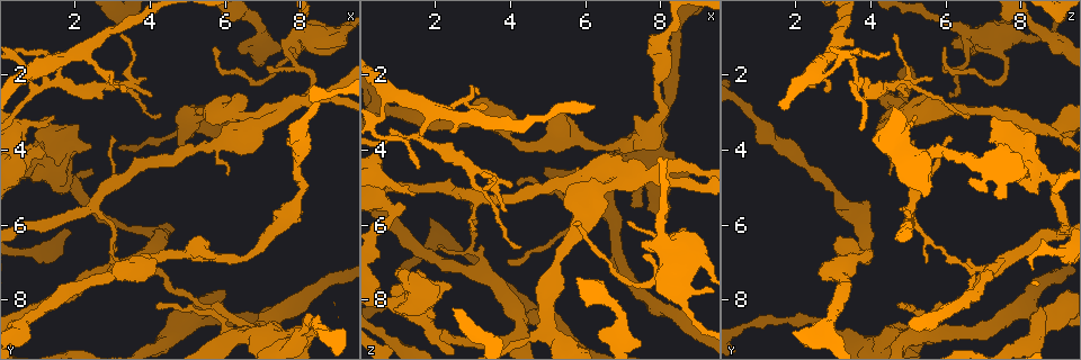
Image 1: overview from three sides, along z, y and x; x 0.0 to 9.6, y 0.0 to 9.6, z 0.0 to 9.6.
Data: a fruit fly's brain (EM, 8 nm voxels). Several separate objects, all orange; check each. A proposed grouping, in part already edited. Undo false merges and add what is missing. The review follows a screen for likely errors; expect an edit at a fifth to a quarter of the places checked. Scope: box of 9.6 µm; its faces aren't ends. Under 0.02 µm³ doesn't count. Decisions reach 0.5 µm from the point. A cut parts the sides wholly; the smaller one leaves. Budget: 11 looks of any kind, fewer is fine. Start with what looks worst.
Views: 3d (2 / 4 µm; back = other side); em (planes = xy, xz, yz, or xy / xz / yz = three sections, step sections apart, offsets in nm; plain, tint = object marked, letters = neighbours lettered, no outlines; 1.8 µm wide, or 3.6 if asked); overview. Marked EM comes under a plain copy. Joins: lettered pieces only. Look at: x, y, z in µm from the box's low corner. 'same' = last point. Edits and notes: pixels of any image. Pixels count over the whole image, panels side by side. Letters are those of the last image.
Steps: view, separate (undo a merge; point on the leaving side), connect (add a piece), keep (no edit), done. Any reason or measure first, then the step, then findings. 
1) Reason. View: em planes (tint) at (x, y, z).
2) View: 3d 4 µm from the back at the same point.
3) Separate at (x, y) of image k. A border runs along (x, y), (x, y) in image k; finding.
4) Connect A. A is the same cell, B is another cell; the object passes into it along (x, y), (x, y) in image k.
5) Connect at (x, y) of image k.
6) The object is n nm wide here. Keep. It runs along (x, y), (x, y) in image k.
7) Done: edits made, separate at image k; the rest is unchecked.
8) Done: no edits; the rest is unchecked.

View: 3d 4 µm at (5.75, 8.40, 5.35).

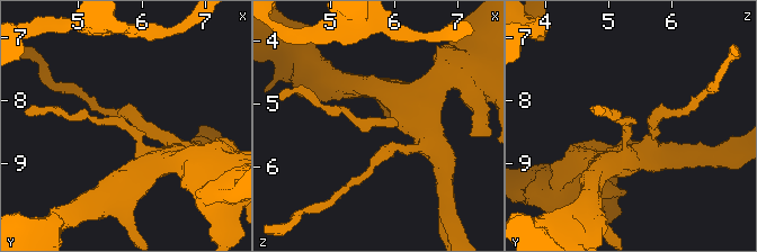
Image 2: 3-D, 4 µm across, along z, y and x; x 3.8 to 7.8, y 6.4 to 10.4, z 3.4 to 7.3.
Need the tissue. View: em xy step 4 (tint) at (5.75, 8.40, 5.30).

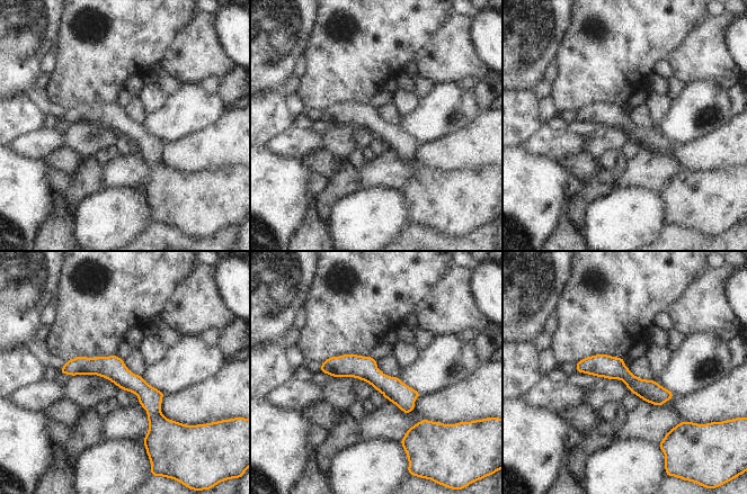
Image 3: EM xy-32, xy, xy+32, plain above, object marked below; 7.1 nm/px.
What lies round it. View: em xy step 4 (letters) at the same point.

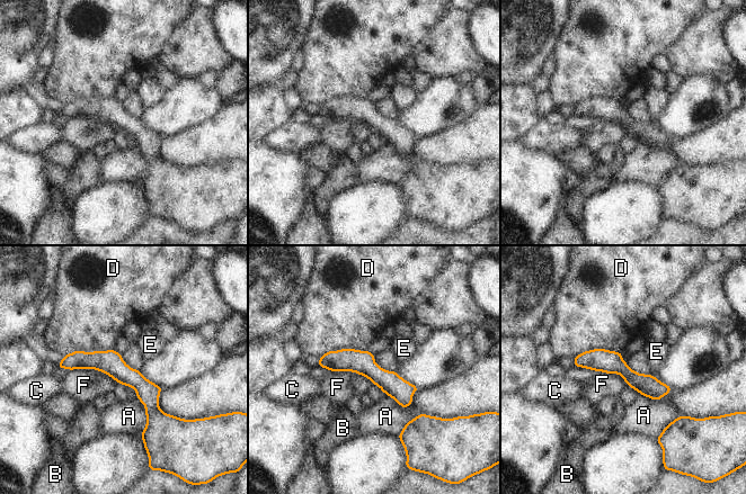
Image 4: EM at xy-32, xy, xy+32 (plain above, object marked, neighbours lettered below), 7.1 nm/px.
The object is 160 nm wide here. Keep. A, B, C, D, E and F are other cells; a border runs along (69, 369), (98, 369), (117, 382) in image 4; one neuron here.

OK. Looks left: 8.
Free end. View: 3d 2 µm at (1.45, 3.10, 5.15).

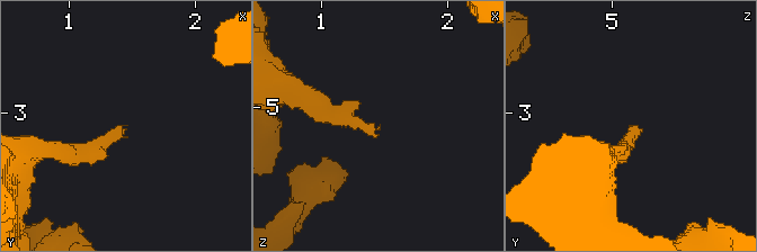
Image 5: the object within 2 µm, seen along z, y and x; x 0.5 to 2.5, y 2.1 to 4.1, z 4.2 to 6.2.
View: em yz step 16 (letters) at (1.46, 3.10, 5.16).

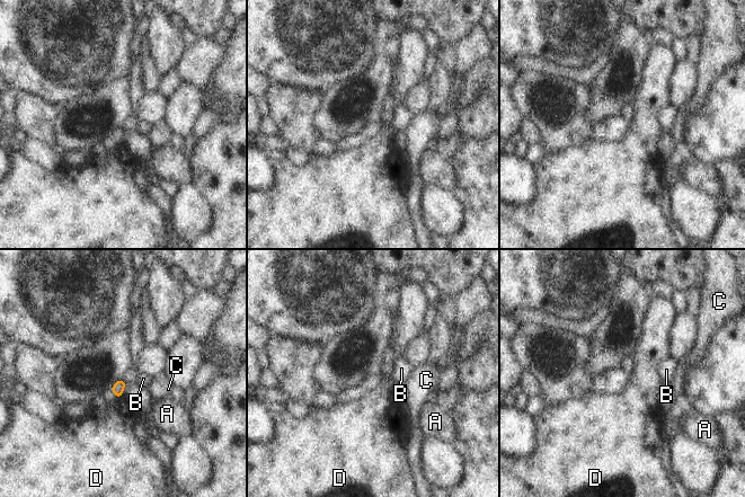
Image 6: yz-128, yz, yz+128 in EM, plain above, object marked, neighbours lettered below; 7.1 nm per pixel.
Another direction. View: em planes (letters) at the same point.

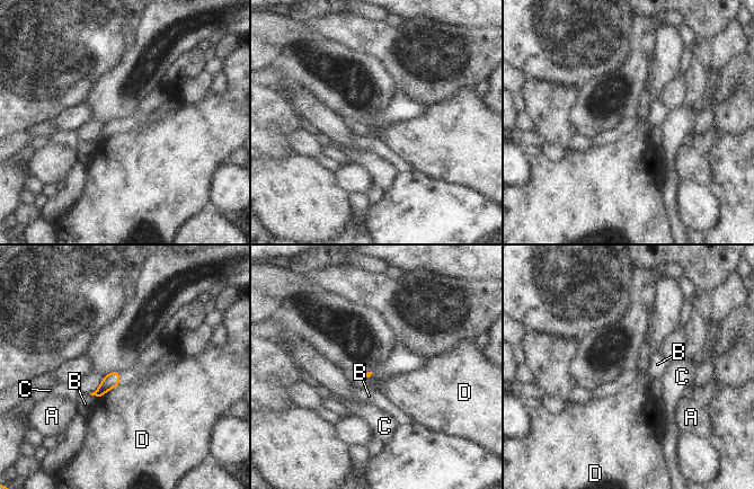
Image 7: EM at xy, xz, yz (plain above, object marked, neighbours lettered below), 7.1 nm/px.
Keep. A, B, C and D are other cells; a border runs along (117, 385), (107, 390), (98, 398) in image 7; none of them fits.

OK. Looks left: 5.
Thick turns thin. View: em 3.6 µm yz step 8 (tint) at (0.90, 6.70, 9.10).

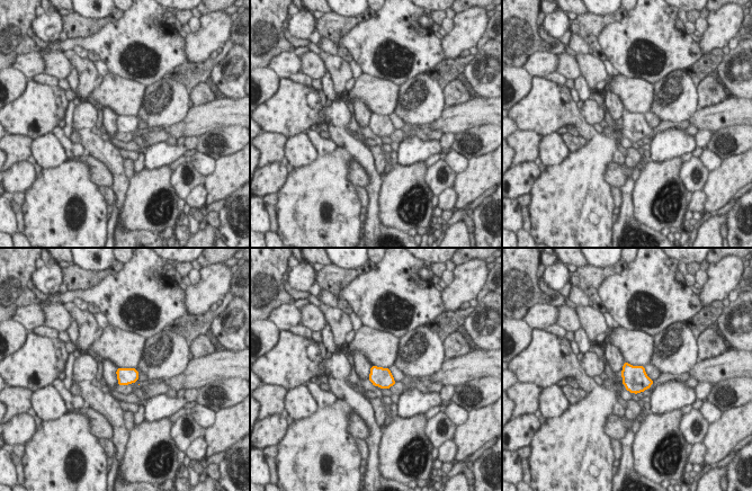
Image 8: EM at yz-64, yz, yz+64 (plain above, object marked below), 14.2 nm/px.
Another direction. View: em 3.6 µm planes (letters) at the same point.

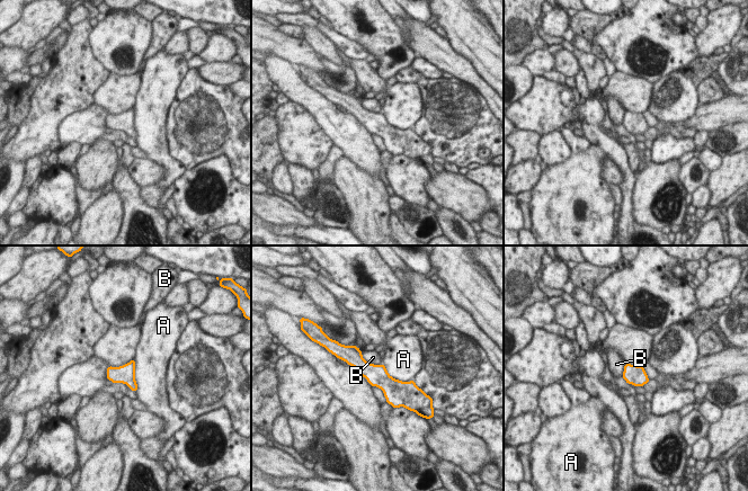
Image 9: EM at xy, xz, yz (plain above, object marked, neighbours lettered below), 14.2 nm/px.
Keep. A and B are other cells; a border runs along (361, 351), (367, 362), (382, 365) in image 9; continuous, no second neuron.

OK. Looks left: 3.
Free end. View: em planes (tint) at (6.30, 2.45, 5.60).

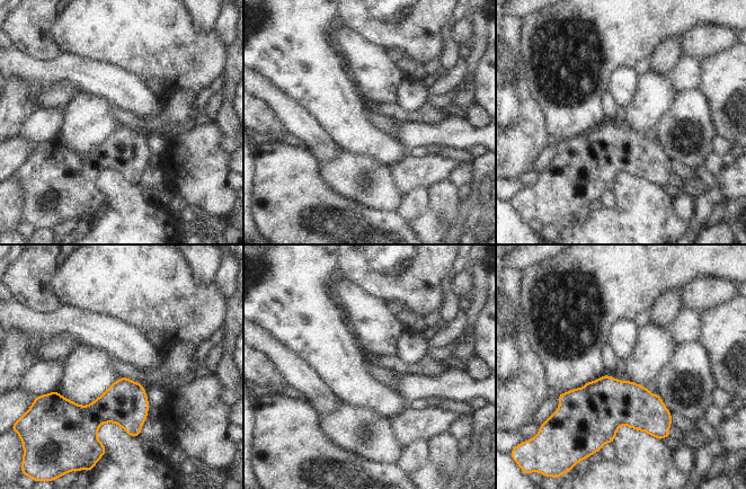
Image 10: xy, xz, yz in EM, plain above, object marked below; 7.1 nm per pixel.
View: em planes (letters) at the same point.

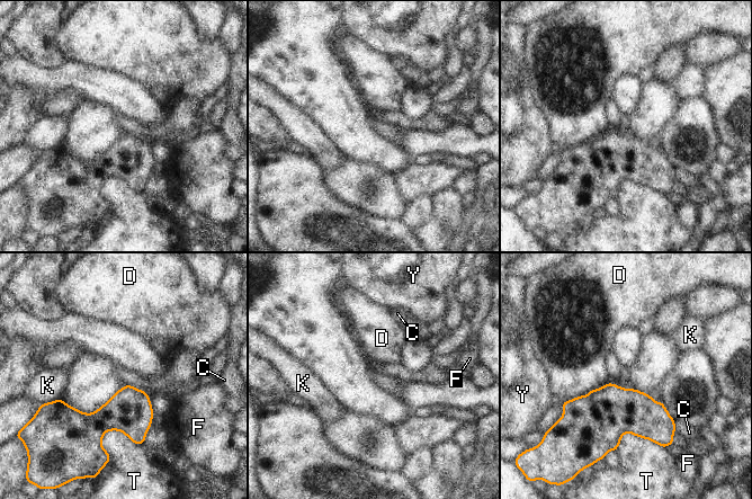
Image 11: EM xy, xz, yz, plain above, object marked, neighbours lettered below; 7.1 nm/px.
The object is 190 nm wide here. Keep. C, D, F, K, T and Y are other cells; a border runs along (609, 382), (587, 393) in image 11; none of them fits.

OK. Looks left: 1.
Done: no edits; the rest is unchecked.

